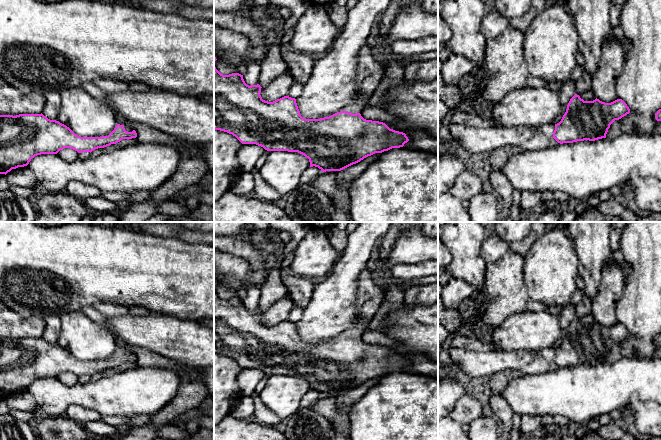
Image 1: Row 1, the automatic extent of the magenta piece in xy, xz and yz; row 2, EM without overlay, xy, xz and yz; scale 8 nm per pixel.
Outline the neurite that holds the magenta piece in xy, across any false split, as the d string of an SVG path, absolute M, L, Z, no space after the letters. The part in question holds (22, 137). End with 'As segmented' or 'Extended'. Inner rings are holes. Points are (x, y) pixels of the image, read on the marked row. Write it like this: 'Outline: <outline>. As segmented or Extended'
Outline: M42 113L0 115L0 174L27 166L37 155L57 154L64 148L91 153L122 139L136 137L136 131L129 124L117 124L108 136L81 137Z. Extended

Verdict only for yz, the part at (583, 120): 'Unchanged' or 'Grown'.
Grown

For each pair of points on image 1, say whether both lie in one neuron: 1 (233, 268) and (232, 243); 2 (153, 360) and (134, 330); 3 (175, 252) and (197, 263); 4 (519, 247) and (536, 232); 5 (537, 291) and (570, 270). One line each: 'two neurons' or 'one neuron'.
1: two neurons
2: two neurons
3: one neuron
4: one neuron
5: one neuron

